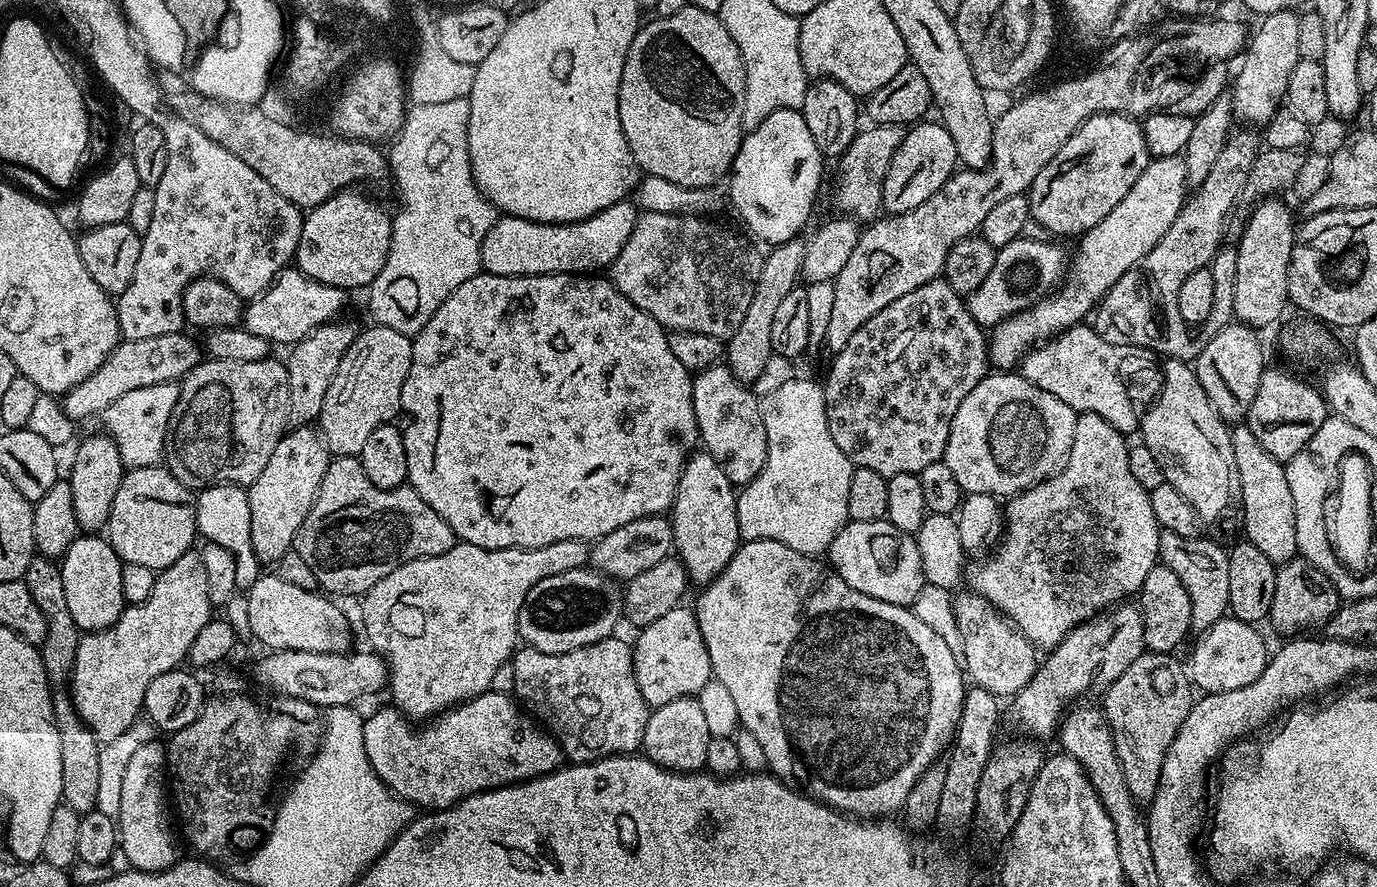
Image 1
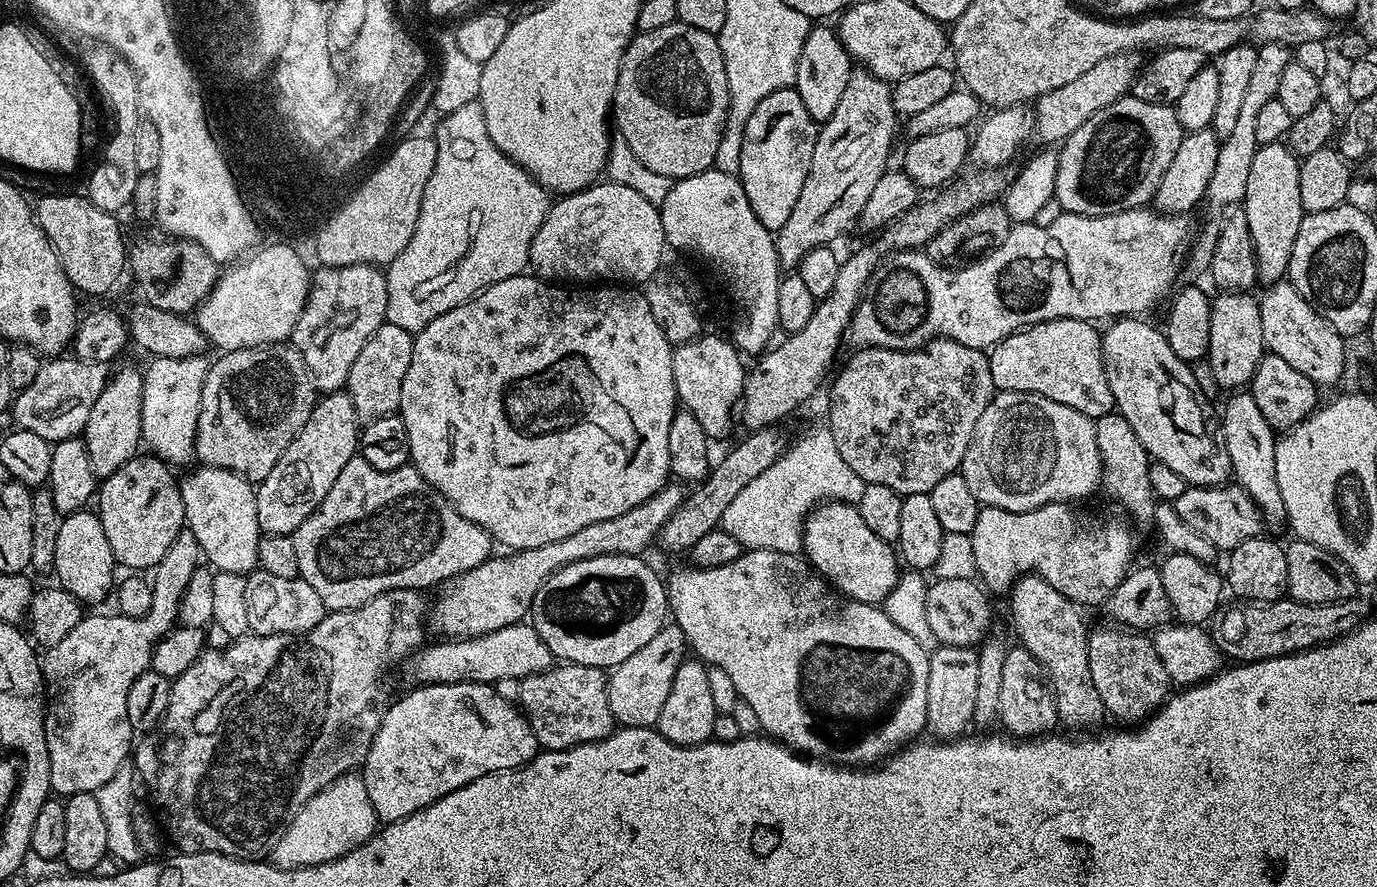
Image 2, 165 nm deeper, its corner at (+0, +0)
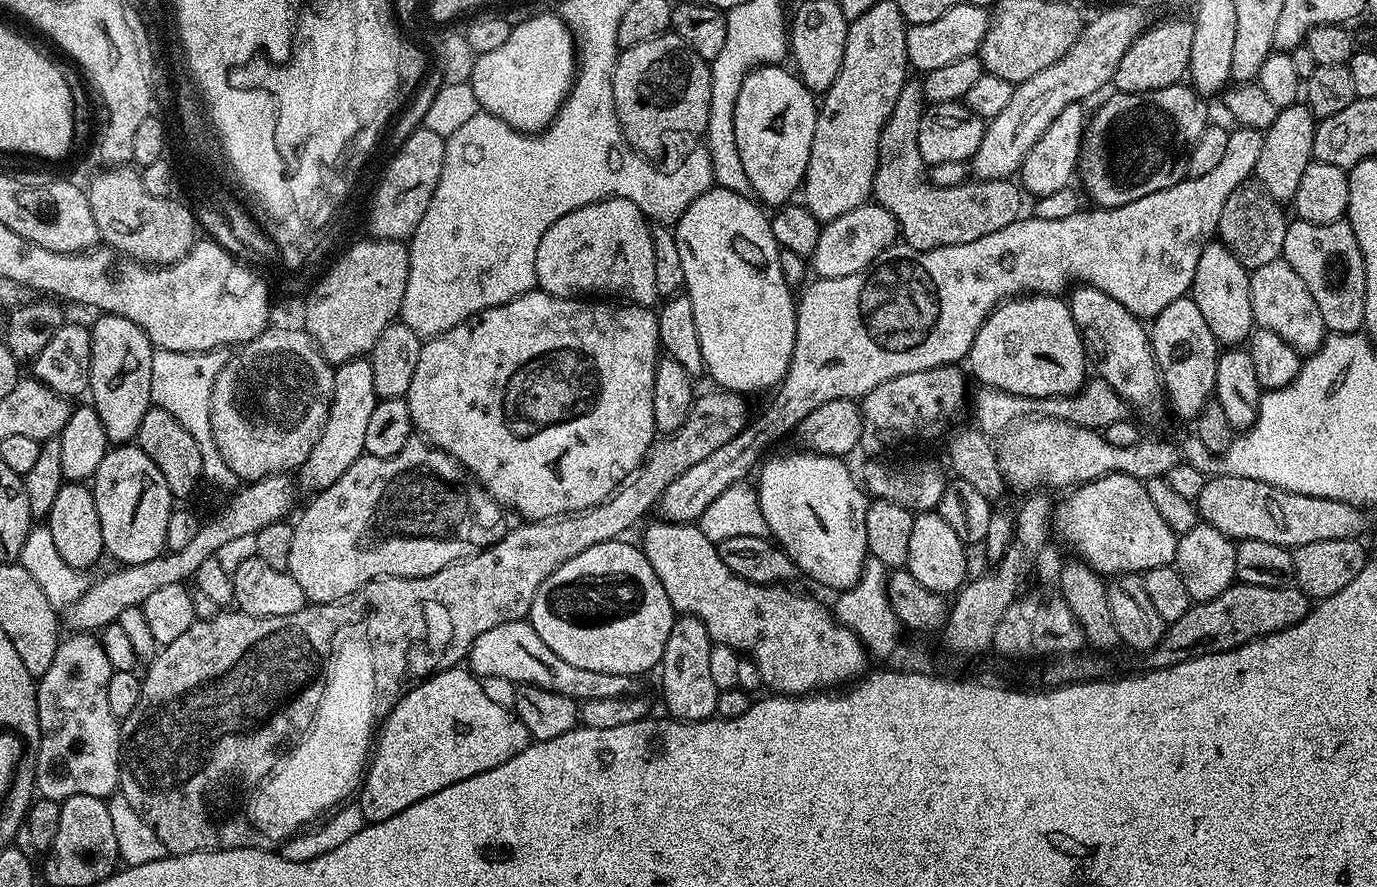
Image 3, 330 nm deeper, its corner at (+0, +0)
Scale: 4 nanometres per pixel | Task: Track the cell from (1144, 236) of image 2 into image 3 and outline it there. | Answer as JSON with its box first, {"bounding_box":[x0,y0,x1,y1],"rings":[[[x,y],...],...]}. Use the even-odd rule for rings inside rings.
{"bounding_box":[658,127,1264,524],"rings":[[[1233,127],[1226,138],[1226,154],[1222,154],[1222,162],[1218,162],[1218,166],[1214,166],[1214,170],[1209,170],[1208,173],[1201,176],[1188,176],[1166,190],[1158,190],[1154,194],[1146,194],[1146,198],[1138,198],[1138,202],[1126,202],[1126,206],[1118,206],[1117,208],[1097,207],[1092,210],[1096,212],[1079,210],[1071,214],[1070,217],[1049,221],[1019,218],[1004,229],[986,234],[972,242],[966,242],[964,245],[942,246],[940,249],[918,250],[912,249],[906,243],[896,242],[885,249],[884,252],[878,254],[868,266],[858,273],[849,274],[845,277],[816,278],[813,279],[813,284],[811,282],[805,283],[800,292],[804,293],[801,296],[799,293],[796,300],[796,337],[794,338],[794,350],[790,358],[790,366],[784,379],[775,389],[774,395],[776,397],[769,402],[768,409],[757,420],[756,417],[749,419],[747,426],[734,438],[730,438],[730,442],[726,442],[726,446],[713,450],[708,457],[702,458],[702,462],[690,466],[690,470],[678,474],[678,478],[674,478],[674,482],[670,482],[670,486],[666,486],[666,490],[660,495],[658,501],[659,515],[673,524],[690,524],[699,521],[700,516],[706,510],[706,506],[710,506],[710,502],[714,502],[714,498],[718,498],[718,494],[722,494],[722,490],[730,490],[730,486],[745,483],[749,479],[748,475],[751,472],[753,475],[757,471],[758,465],[769,451],[767,448],[771,444],[778,443],[787,432],[788,435],[795,433],[796,428],[802,422],[802,418],[806,418],[806,414],[818,410],[818,406],[835,400],[859,401],[870,390],[874,390],[874,386],[882,386],[882,382],[886,382],[890,378],[898,378],[902,374],[914,374],[918,370],[941,368],[947,364],[959,365],[967,357],[970,346],[974,342],[984,319],[995,310],[998,304],[1003,304],[1005,300],[1019,298],[1025,294],[1060,294],[1063,293],[1063,288],[1071,280],[1074,280],[1073,282],[1079,282],[1081,285],[1092,285],[1104,294],[1110,295],[1137,318],[1145,318],[1144,316],[1154,318],[1159,312],[1166,310],[1166,306],[1170,306],[1170,302],[1189,295],[1194,282],[1194,270],[1198,270],[1198,258],[1202,258],[1204,247],[1213,243],[1214,237],[1219,233],[1220,219],[1222,218],[1222,210],[1226,206],[1226,198],[1230,198],[1230,194],[1234,194],[1234,190],[1238,190],[1238,186],[1245,183],[1253,175],[1255,163],[1258,162],[1258,154],[1261,153],[1263,146],[1263,138],[1264,132],[1261,129]]]}

